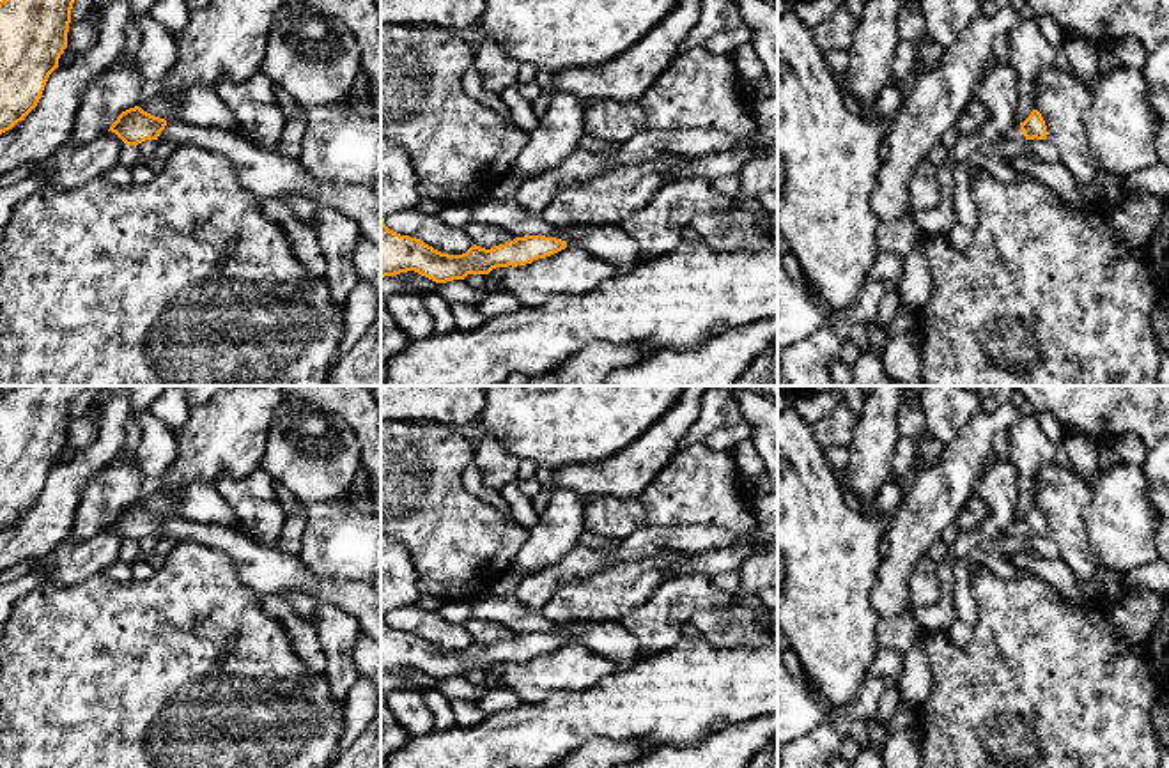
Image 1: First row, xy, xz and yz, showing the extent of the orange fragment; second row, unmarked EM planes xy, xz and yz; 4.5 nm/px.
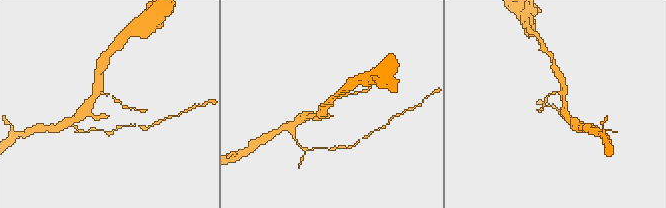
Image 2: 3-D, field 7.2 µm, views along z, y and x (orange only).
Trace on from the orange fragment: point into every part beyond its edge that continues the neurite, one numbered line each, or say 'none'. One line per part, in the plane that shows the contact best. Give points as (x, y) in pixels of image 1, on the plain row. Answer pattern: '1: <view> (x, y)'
1: xy (268, 570)

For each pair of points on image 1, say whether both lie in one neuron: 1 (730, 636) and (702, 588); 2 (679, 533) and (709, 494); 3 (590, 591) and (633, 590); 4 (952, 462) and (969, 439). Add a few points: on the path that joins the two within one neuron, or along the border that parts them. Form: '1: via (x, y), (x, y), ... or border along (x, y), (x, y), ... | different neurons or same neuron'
1: border along (721, 613), (698, 609), (689, 622) | different neurons
2: border along (643, 526), (718, 526), (725, 531) | different neurons
3: via (601, 591), (622, 590) | same neuron
4: via (957, 457), (969, 445) | same neuron

